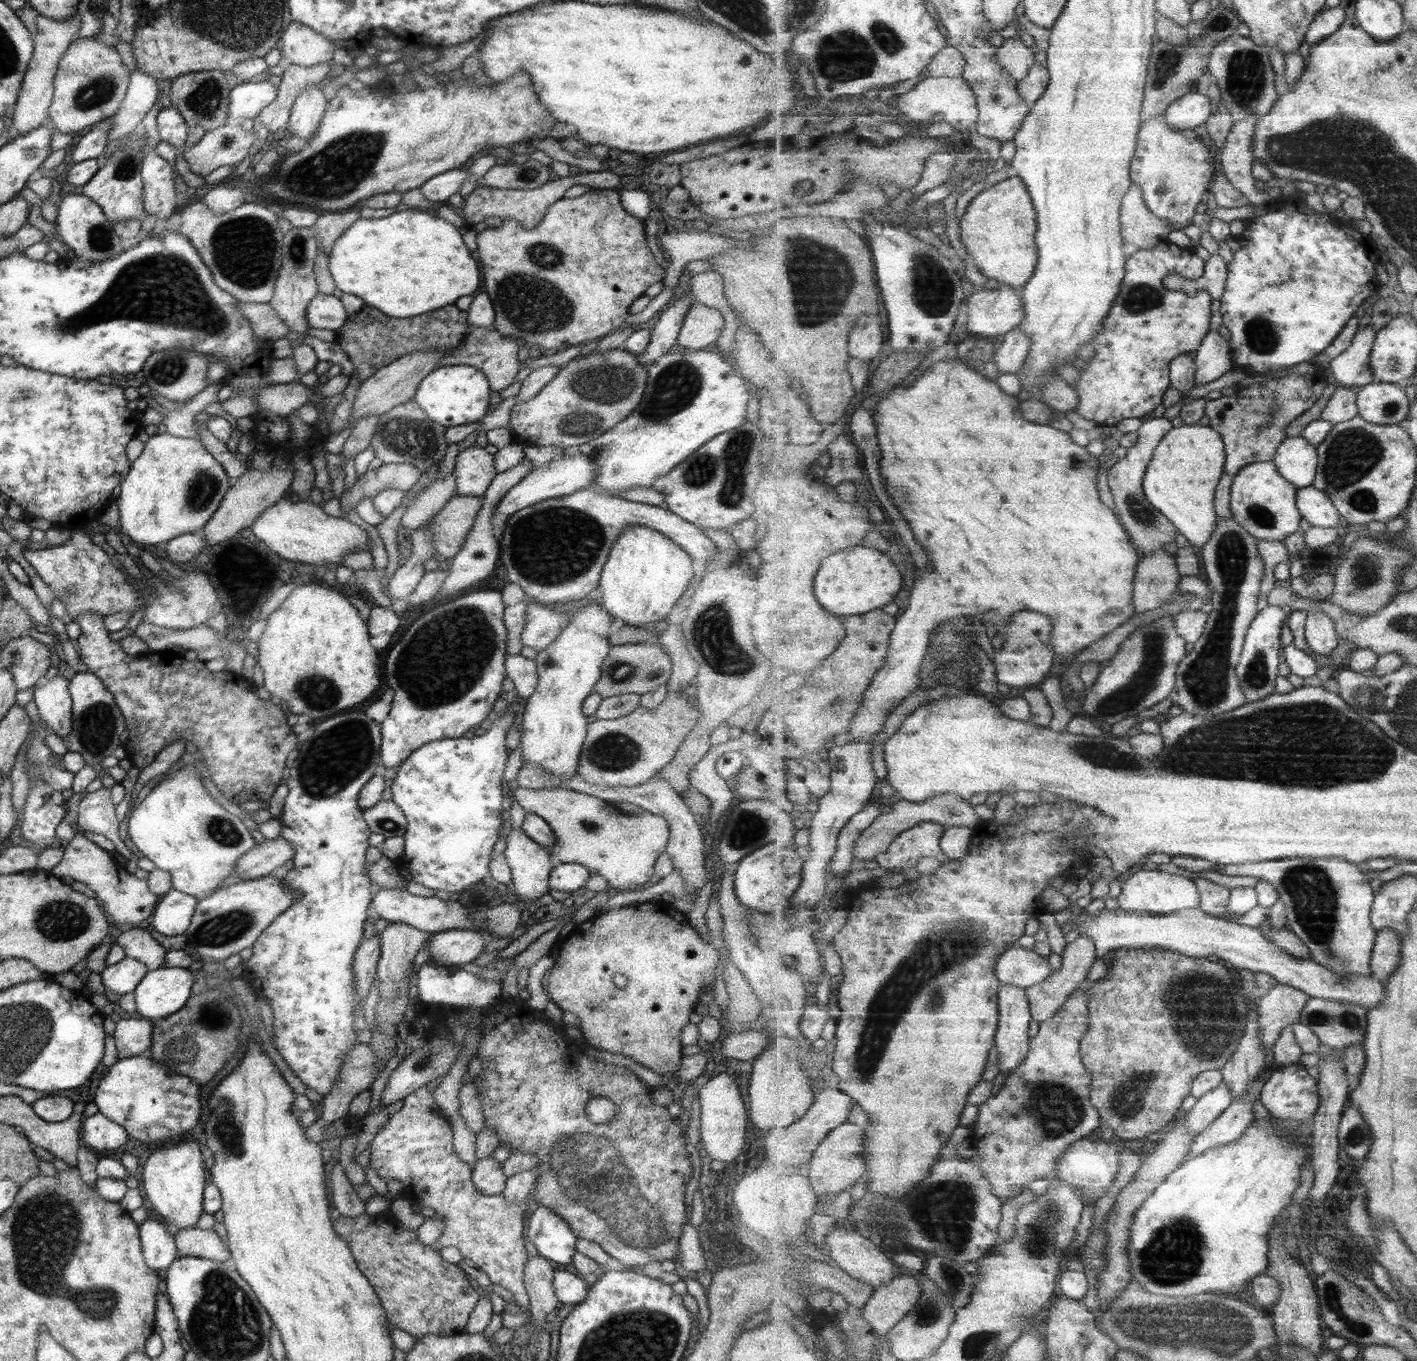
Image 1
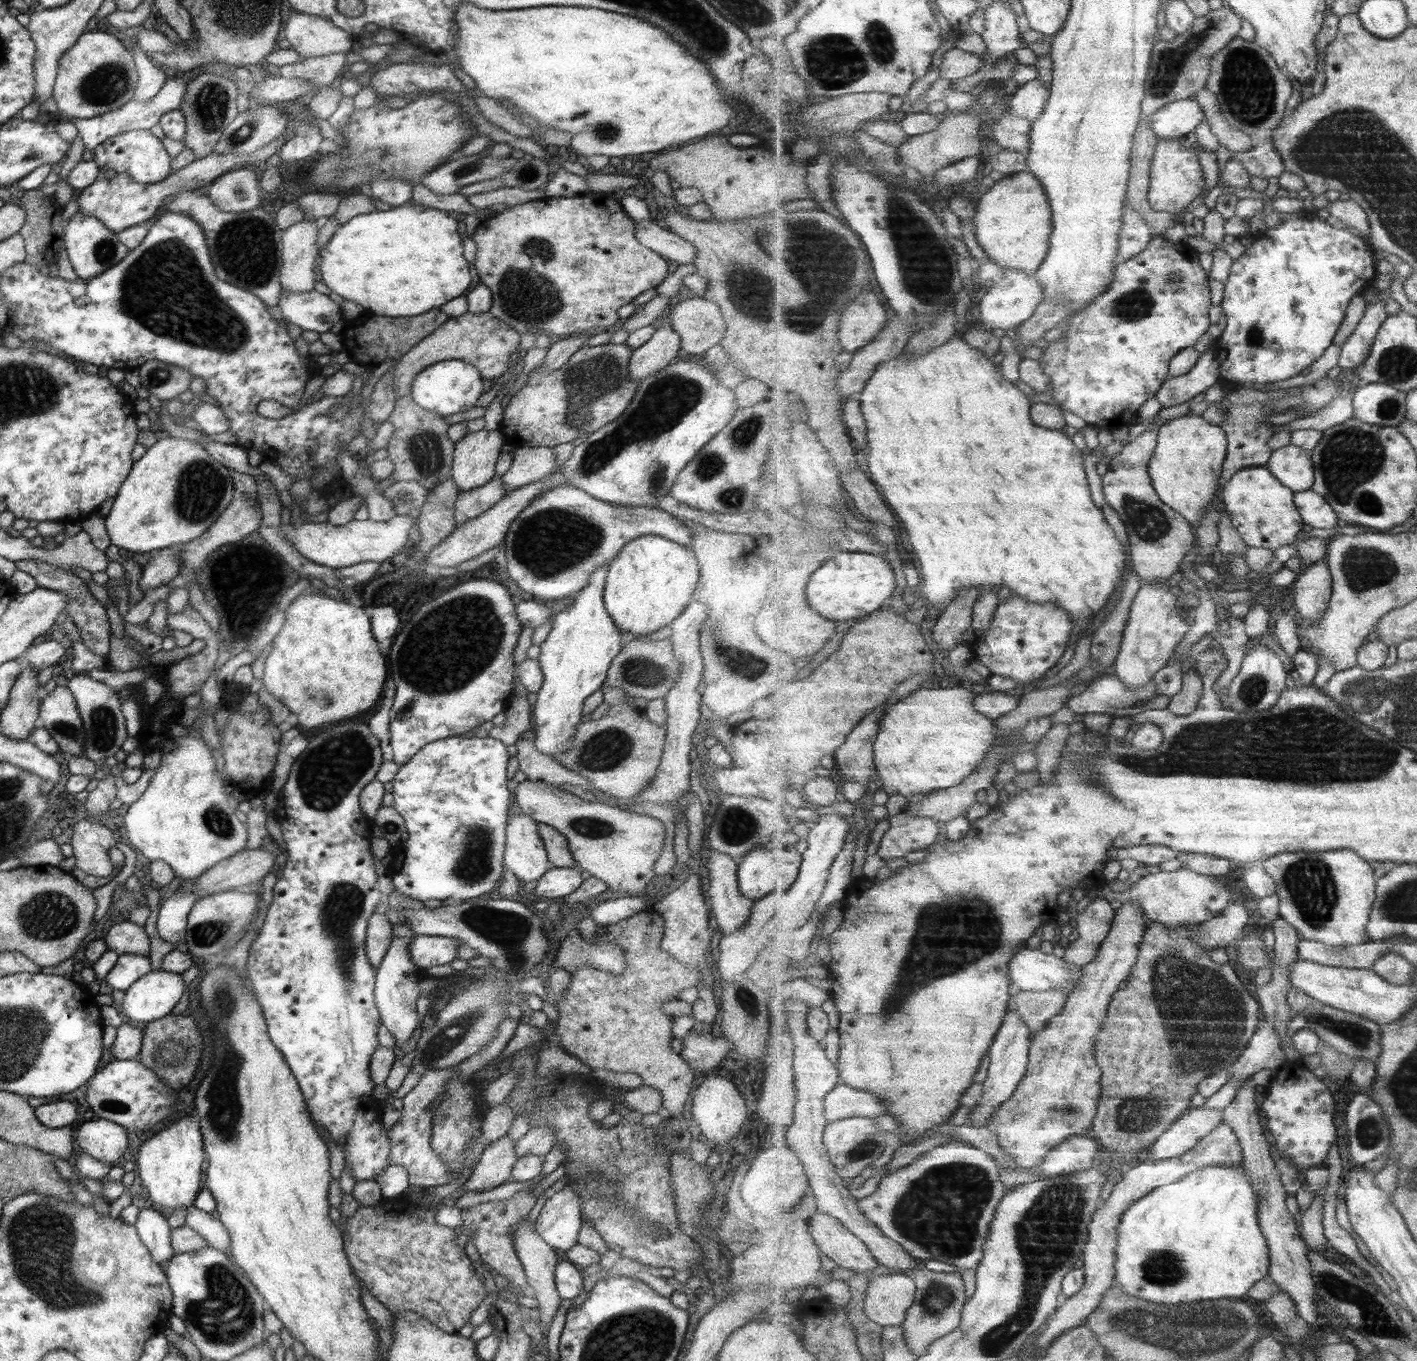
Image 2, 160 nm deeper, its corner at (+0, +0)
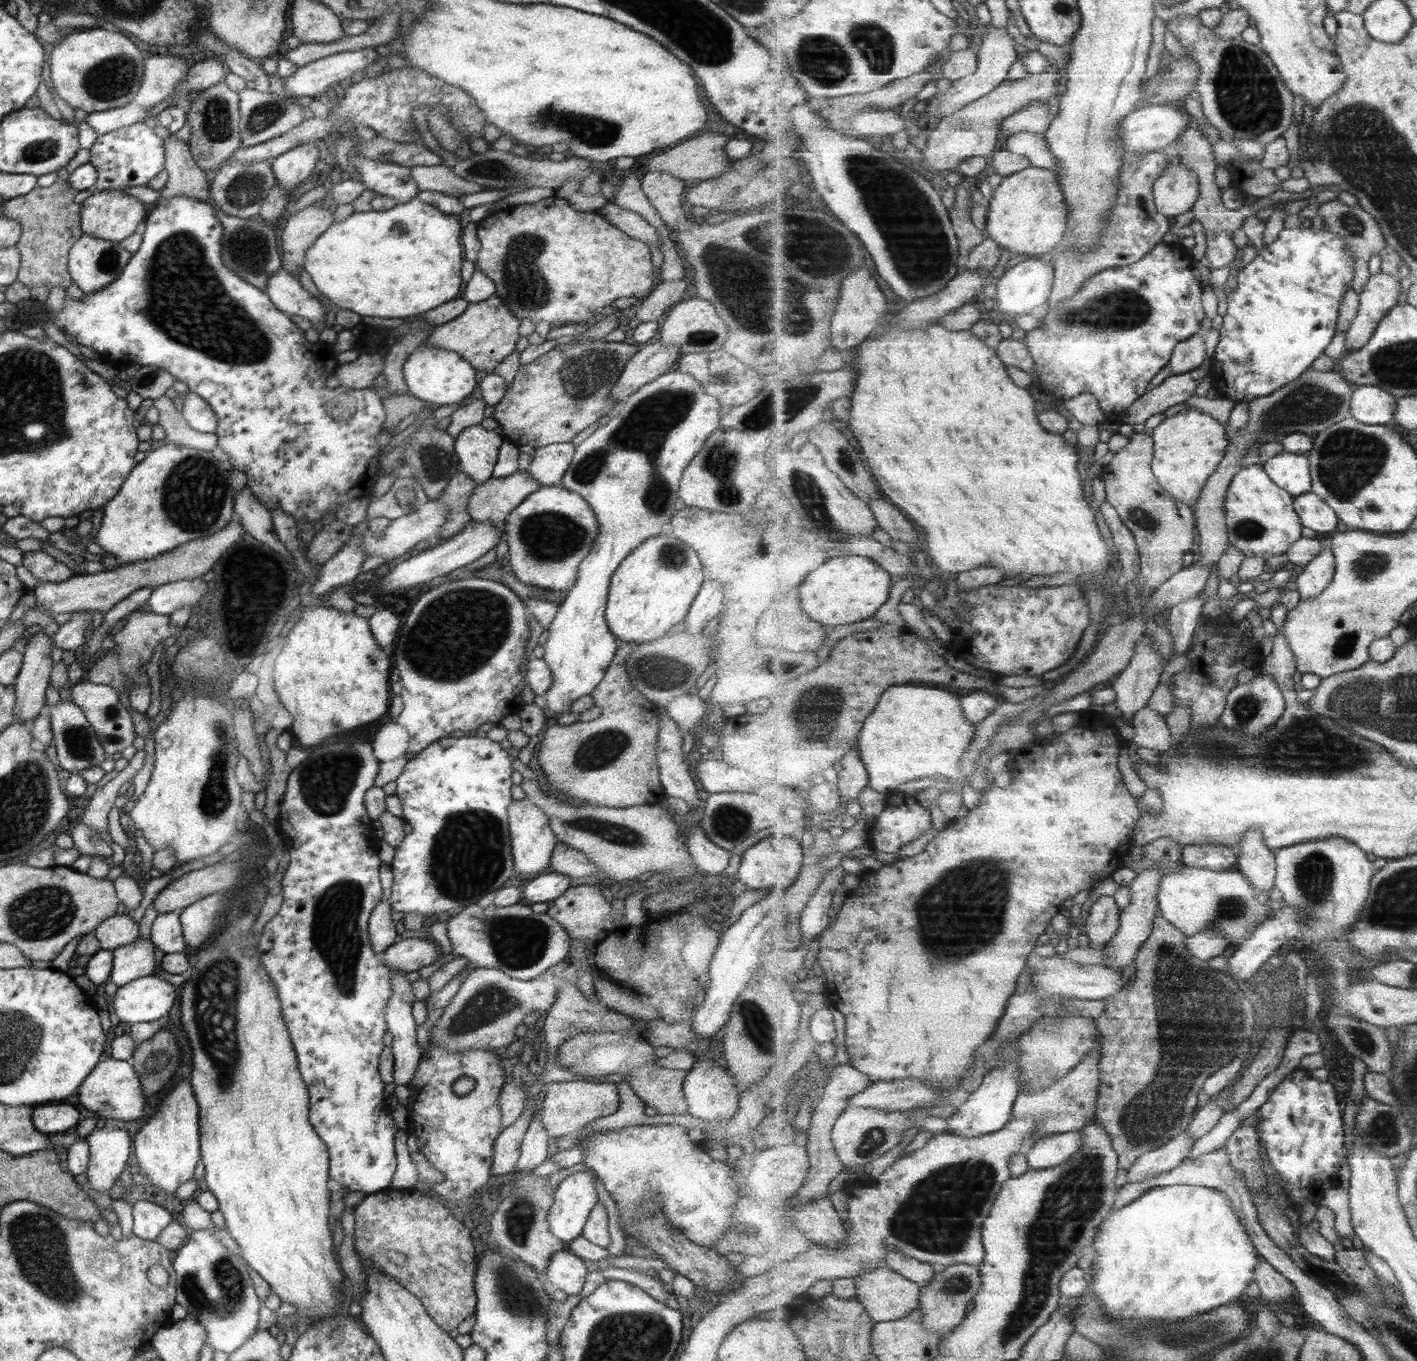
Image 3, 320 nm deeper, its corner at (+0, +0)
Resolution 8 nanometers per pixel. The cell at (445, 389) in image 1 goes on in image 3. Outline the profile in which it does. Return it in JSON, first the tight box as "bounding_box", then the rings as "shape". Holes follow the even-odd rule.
{"bounding_box":[403,343,477,407],"shape":[[[423,343],[407,356],[403,364],[403,379],[408,393],[415,399],[437,407],[459,403],[477,386],[474,369],[461,356]]]}

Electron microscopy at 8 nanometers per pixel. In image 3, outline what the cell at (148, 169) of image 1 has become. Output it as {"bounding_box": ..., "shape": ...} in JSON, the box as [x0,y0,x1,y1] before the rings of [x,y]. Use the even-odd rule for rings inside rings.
{"bounding_box":[89,122,163,191],"shape":[[[147,122],[117,127],[105,134],[99,135],[89,148],[89,160],[96,170],[96,181],[92,191],[123,191],[132,186],[146,184],[163,170],[163,141],[155,134]]]}

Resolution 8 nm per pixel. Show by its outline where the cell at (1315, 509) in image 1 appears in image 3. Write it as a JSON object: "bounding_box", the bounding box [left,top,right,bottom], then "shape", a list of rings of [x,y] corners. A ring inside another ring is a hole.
{"bounding_box":[1294,492,1339,532],"shape":[[[1313,492],[1294,498],[1294,507],[1303,526],[1316,532],[1333,532],[1339,524],[1338,513]]]}

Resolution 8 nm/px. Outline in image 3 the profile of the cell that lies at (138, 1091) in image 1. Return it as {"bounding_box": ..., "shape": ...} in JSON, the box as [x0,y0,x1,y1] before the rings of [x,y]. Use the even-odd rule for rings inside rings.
{"bounding_box":[77,1058,147,1120],"shape":[[[109,1058],[101,1060],[91,1072],[81,1081],[77,1090],[79,1104],[89,1110],[97,1112],[103,1118],[115,1118],[115,1120],[133,1120],[143,1113],[143,1105],[147,1096],[143,1096],[139,1079],[128,1061]]]}

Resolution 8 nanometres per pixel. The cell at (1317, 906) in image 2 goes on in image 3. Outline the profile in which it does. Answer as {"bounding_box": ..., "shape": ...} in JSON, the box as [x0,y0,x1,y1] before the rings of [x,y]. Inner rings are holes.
{"bounding_box":[1274,837,1377,942],"shape":[[[1327,837],[1311,844],[1295,844],[1274,853],[1277,866],[1276,888],[1282,893],[1283,903],[1295,906],[1303,914],[1304,923],[1309,926],[1308,940],[1317,942],[1323,936],[1337,932],[1340,932],[1343,938],[1363,914],[1371,894],[1373,878],[1377,874],[1377,871],[1373,870],[1373,862],[1367,858],[1367,853],[1343,837]]]}

